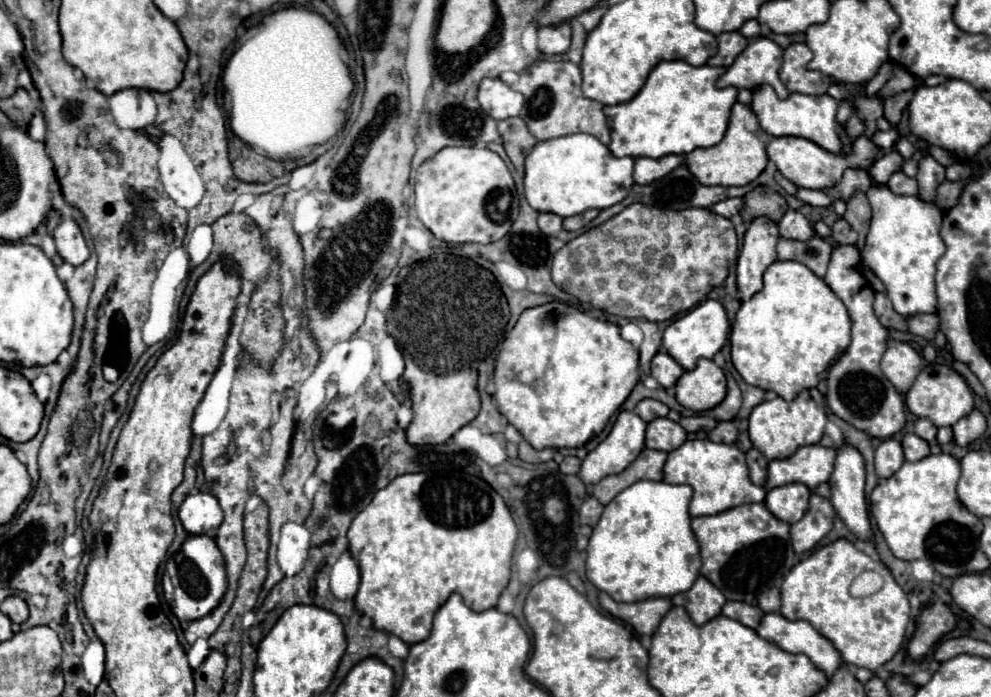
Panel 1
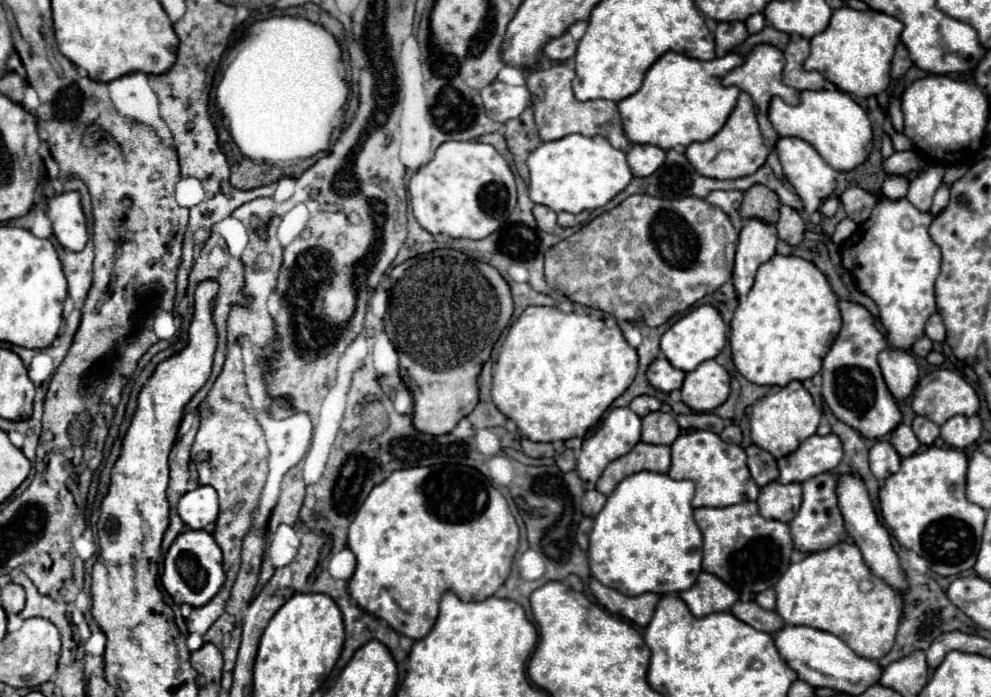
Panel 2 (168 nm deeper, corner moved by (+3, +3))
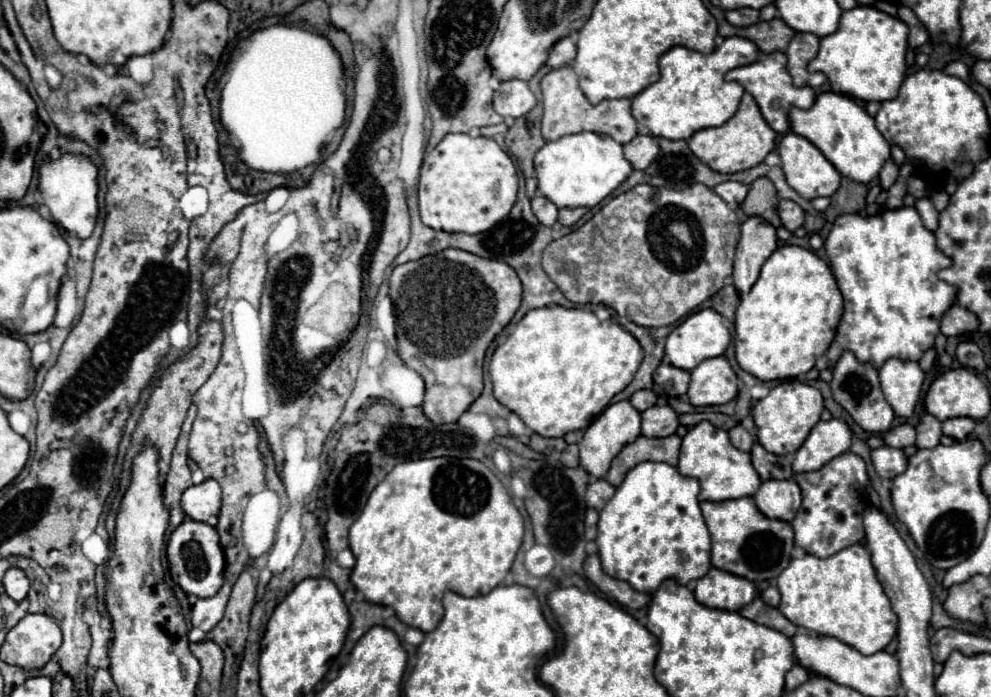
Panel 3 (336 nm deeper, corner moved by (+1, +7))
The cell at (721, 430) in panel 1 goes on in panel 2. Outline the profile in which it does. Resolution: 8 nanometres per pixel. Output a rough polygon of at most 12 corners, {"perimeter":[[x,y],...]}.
{"perimeter":[[727,423],[721,431],[723,441],[741,443],[741,429]]}

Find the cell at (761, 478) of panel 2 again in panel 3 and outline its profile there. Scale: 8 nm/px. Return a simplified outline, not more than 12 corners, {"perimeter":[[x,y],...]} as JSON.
{"perimeter":[[759,443],[751,461],[761,481],[793,477],[793,455],[765,451]]}

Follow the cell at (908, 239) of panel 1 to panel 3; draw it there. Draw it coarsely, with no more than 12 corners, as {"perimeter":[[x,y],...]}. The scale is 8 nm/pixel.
{"perimeter":[[919,213],[841,215],[825,353],[875,369],[933,347],[957,287]]}

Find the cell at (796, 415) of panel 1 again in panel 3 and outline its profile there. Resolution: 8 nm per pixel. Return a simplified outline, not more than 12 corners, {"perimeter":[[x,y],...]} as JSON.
{"perimeter":[[783,381],[757,401],[759,443],[795,453],[819,421],[823,397]]}

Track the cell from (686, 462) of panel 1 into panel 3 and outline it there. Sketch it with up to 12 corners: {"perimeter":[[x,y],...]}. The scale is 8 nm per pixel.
{"perimeter":[[727,431],[685,433],[677,469],[699,501],[751,497],[761,479]]}

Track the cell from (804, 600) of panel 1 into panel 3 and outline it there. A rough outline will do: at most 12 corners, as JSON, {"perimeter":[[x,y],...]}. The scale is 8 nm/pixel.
{"perimeter":[[869,549],[793,559],[781,613],[863,655],[897,615]]}

